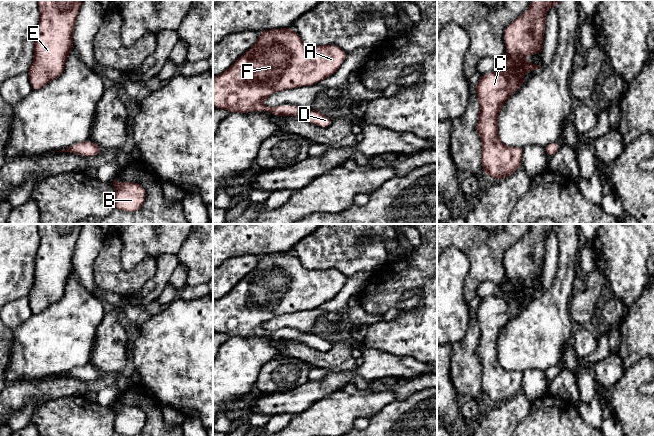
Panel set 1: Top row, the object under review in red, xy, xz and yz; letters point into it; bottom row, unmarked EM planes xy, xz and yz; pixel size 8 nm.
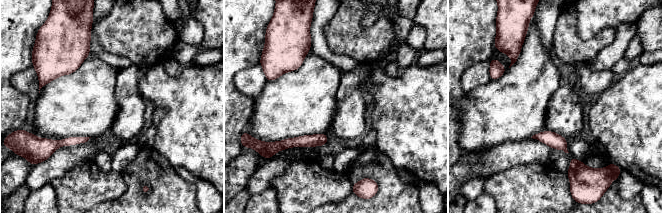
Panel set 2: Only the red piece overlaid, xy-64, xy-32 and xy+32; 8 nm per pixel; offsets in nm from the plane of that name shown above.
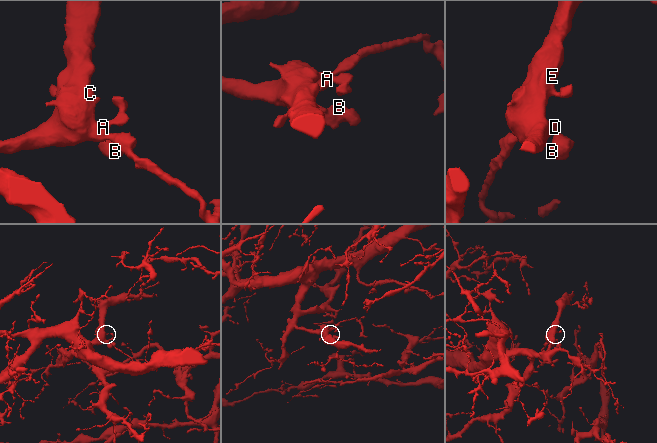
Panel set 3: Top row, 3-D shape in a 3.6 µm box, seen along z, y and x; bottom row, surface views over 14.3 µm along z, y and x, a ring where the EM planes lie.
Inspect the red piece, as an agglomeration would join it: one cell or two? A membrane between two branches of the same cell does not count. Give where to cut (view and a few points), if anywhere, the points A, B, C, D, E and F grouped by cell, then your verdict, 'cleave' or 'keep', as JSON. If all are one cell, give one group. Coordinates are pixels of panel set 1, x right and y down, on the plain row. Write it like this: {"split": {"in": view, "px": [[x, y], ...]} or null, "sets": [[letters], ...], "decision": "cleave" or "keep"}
{"split": null, "sets": [["A", "B", "C", "D", "E", "F"]], "decision": "keep"}

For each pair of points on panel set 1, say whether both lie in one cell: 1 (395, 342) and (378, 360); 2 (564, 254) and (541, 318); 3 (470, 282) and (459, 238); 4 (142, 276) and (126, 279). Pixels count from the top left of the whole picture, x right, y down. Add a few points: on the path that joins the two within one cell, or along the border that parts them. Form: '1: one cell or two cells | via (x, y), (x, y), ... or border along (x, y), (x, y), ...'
1: two cells | border along (363, 344), (398, 356), (408, 357)
2: one cell | via (564, 270), (562, 289), (554, 302)
3: one cell | via (475, 271), (475, 254), (470, 249)
4: one cell | via (138, 276), (135, 279), (130, 279)

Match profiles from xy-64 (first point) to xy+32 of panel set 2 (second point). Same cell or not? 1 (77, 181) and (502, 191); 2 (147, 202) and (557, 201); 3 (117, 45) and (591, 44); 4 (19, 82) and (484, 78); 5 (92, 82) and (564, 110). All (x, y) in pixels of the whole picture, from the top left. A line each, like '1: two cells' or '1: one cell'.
1: one cell
2: two cells
3: one cell
4: one cell
5: two cells

